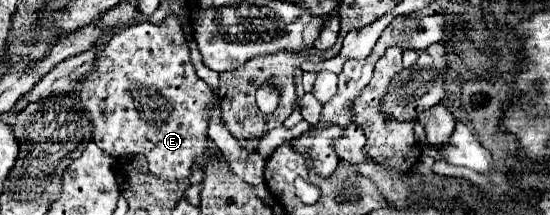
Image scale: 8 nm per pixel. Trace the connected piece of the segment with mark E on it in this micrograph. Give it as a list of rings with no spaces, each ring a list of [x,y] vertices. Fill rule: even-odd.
[[[168,16],[162,26],[146,22],[122,28],[112,36],[94,70],[82,82],[80,100],[92,120],[94,142],[106,154],[114,158],[144,154],[150,172],[163,180],[190,176],[192,164],[212,154],[206,114],[214,94],[190,64],[188,44],[176,16]],[[196,82],[200,87],[195,87]]]

